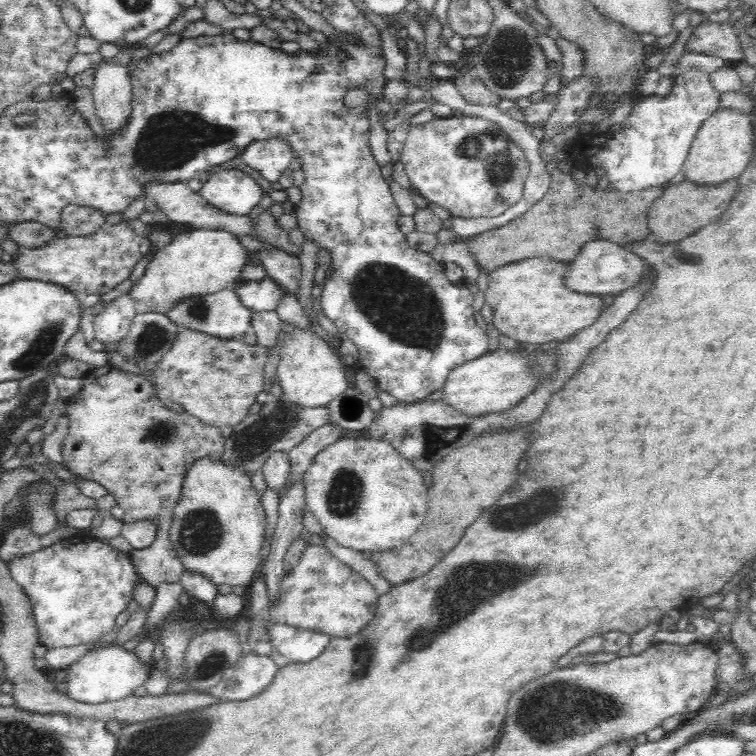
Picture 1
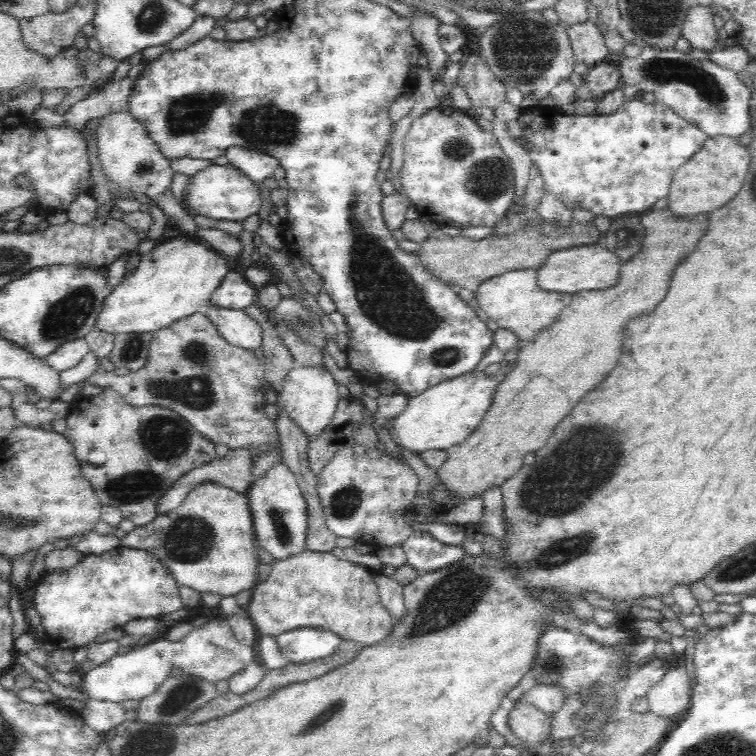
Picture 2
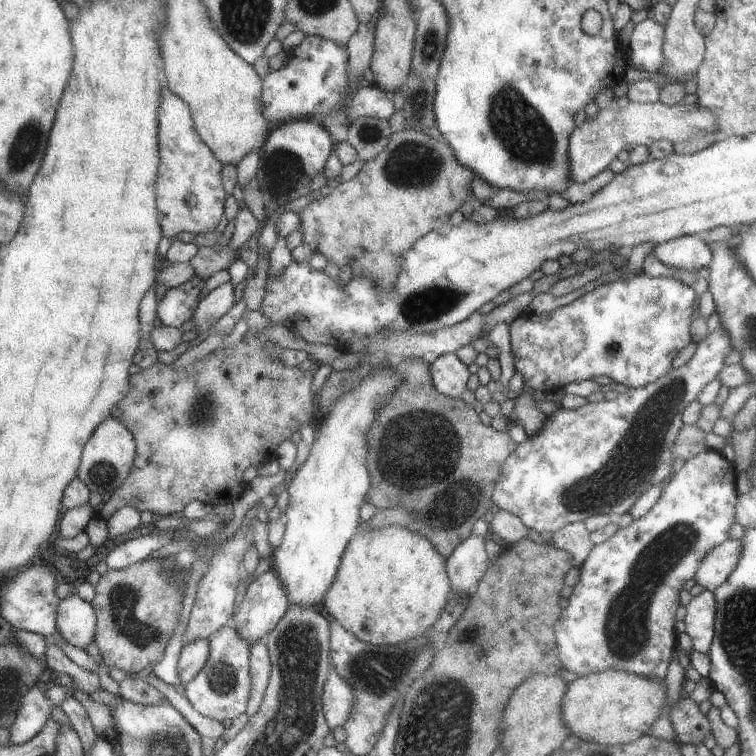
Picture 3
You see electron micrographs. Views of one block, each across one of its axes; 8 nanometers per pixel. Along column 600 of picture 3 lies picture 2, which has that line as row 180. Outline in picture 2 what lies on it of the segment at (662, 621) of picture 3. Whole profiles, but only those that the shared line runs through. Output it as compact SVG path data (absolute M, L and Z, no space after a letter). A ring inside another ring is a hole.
M638 96L623 102L616 112L609 115L598 115L596 113L592 115L566 115L560 112L558 108L548 111L542 108L540 104L527 102L517 121L522 128L519 141L527 151L528 156L530 156L531 164L538 168L538 173L540 173L542 183L544 183L544 192L554 196L560 203L564 203L564 207L572 212L576 207L581 207L588 210L588 212L592 212L594 216L606 216L606 218L611 219L622 215L642 215L649 212L660 198L667 196L672 178L677 170L704 146L707 139L707 136L696 125L692 125L690 121L680 118L666 105L658 102L645 104Z

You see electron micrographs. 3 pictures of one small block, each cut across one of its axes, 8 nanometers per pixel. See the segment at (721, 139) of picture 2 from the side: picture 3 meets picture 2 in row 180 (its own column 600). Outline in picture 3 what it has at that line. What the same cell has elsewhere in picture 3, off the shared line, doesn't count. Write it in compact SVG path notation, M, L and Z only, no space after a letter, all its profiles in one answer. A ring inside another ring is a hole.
M606 670L578 677L567 684L560 702L560 717L569 735L599 744L620 745L638 739L664 708L664 683L631 673Z

